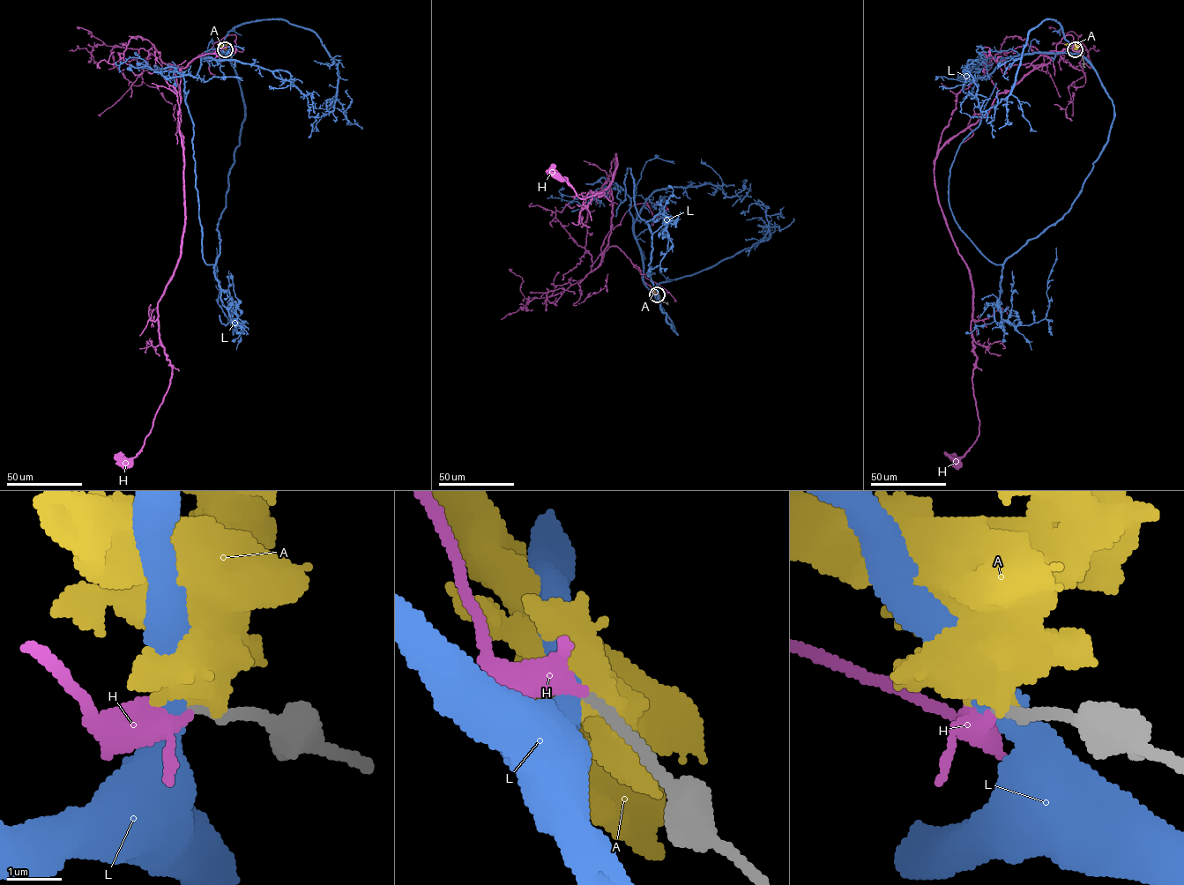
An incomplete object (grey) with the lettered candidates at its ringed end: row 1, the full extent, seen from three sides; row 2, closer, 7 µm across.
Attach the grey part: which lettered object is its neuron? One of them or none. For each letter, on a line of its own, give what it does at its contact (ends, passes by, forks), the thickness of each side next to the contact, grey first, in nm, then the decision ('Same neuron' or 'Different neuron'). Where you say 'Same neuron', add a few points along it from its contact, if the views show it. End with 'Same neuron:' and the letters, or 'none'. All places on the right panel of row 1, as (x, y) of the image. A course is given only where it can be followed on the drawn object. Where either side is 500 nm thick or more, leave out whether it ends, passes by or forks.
A: Thickness 220 nm (grey) against 700 nm. Different neuron
H: It passes by. Thickness 190 nm (grey) against 280 nm. Same neuron. Its course: (1075, 50), (1041, 55), (934, 163), (972, 286), (979, 435), (956, 464)
L: It passes by. Thickness 190 nm (grey) against 480 nm. Different neuron
Same neuron: H

